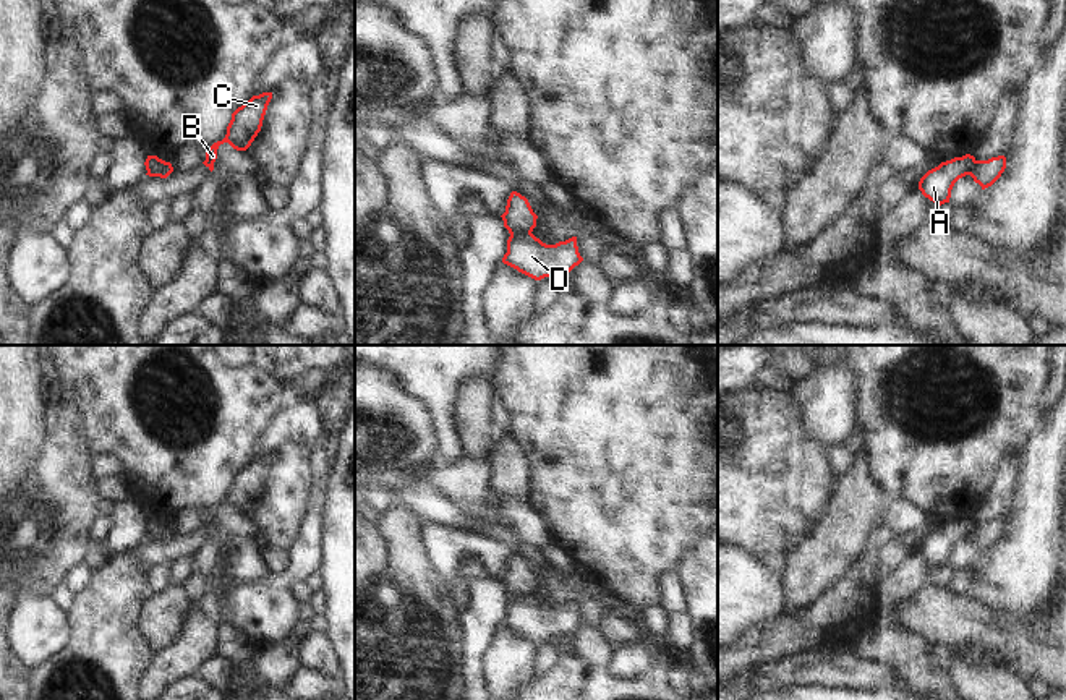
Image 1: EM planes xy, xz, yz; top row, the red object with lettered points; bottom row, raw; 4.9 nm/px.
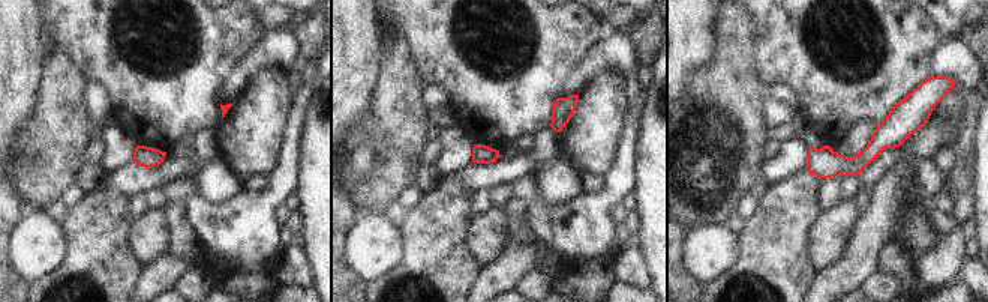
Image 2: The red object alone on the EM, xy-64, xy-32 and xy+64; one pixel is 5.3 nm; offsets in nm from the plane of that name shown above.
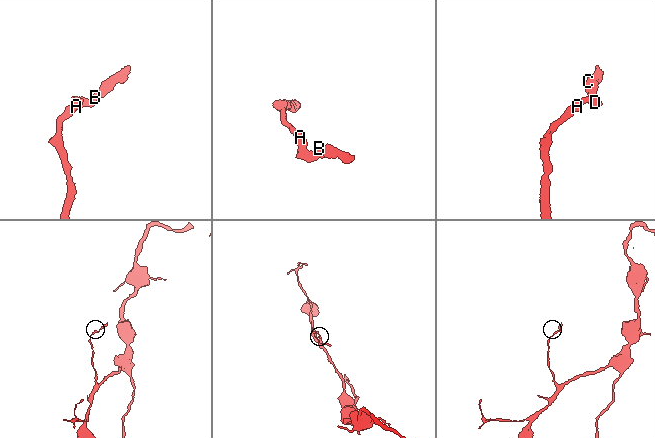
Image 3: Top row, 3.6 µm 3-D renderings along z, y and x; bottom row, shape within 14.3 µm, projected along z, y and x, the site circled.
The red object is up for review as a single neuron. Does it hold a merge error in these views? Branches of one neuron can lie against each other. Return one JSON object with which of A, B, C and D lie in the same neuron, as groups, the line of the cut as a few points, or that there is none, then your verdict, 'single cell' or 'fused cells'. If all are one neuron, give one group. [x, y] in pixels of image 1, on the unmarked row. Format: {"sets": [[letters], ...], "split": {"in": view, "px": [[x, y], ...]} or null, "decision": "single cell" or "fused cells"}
{"sets": [["A"], ["B", "C", "D"]], "split": {"in": "xz", "px": [[530, 595], [511, 598]]}, "decision": "fused cells"}

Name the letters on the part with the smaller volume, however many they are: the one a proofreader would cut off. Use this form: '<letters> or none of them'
B, C, D

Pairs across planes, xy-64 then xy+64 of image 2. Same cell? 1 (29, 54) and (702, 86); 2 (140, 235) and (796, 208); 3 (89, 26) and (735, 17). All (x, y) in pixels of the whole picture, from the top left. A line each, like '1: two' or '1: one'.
1: two
2: two
3: two

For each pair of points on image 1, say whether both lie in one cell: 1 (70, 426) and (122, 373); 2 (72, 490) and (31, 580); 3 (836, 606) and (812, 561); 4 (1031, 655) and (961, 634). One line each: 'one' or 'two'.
1: two
2: one
3: two
4: one

